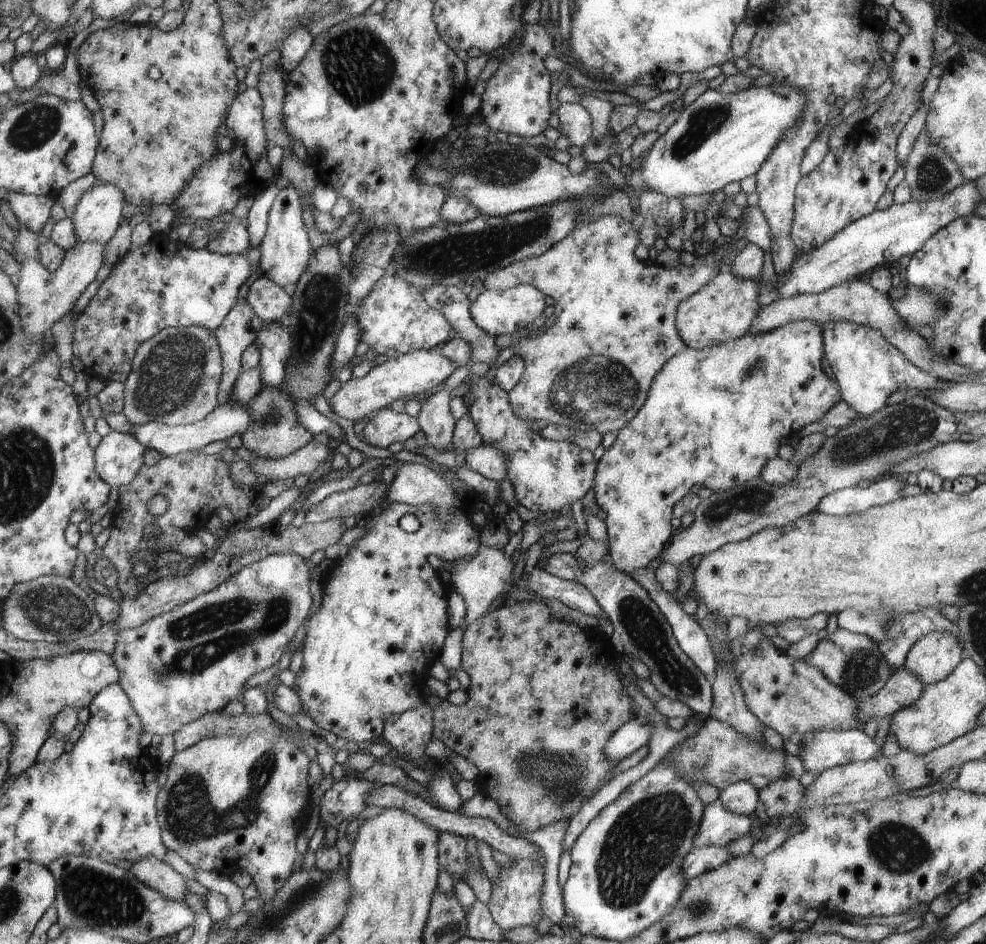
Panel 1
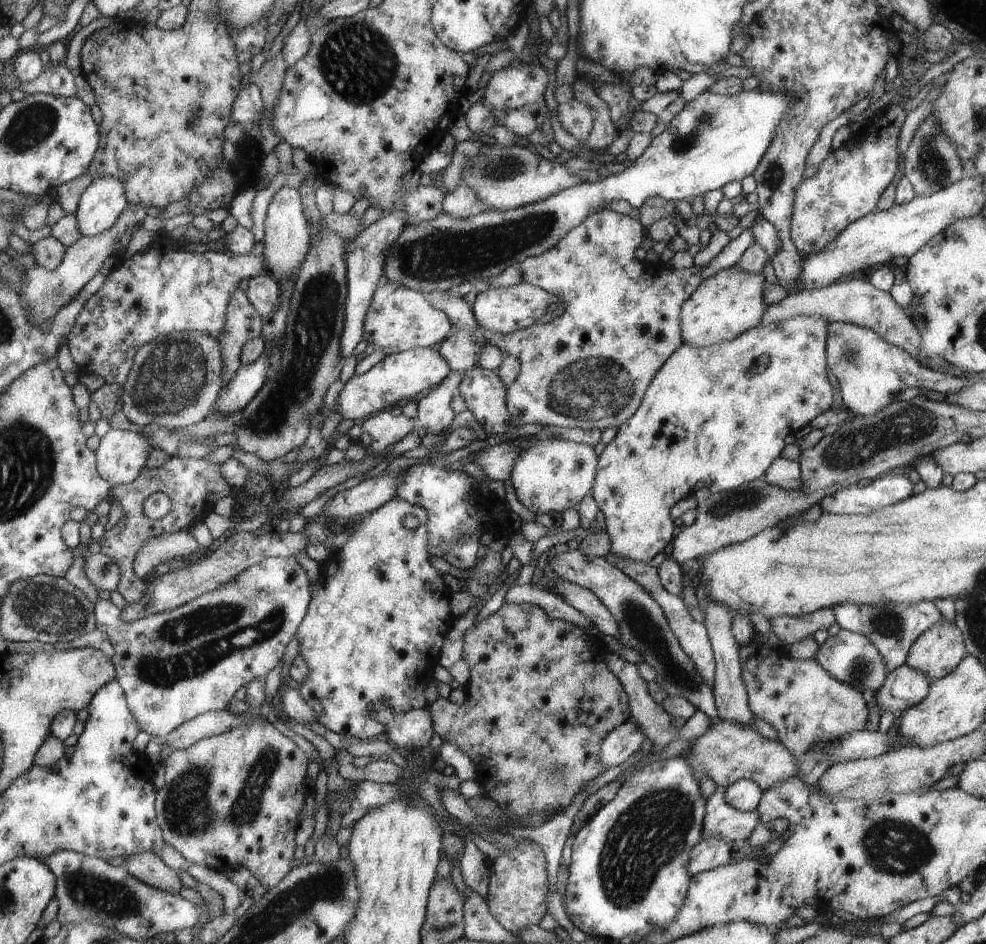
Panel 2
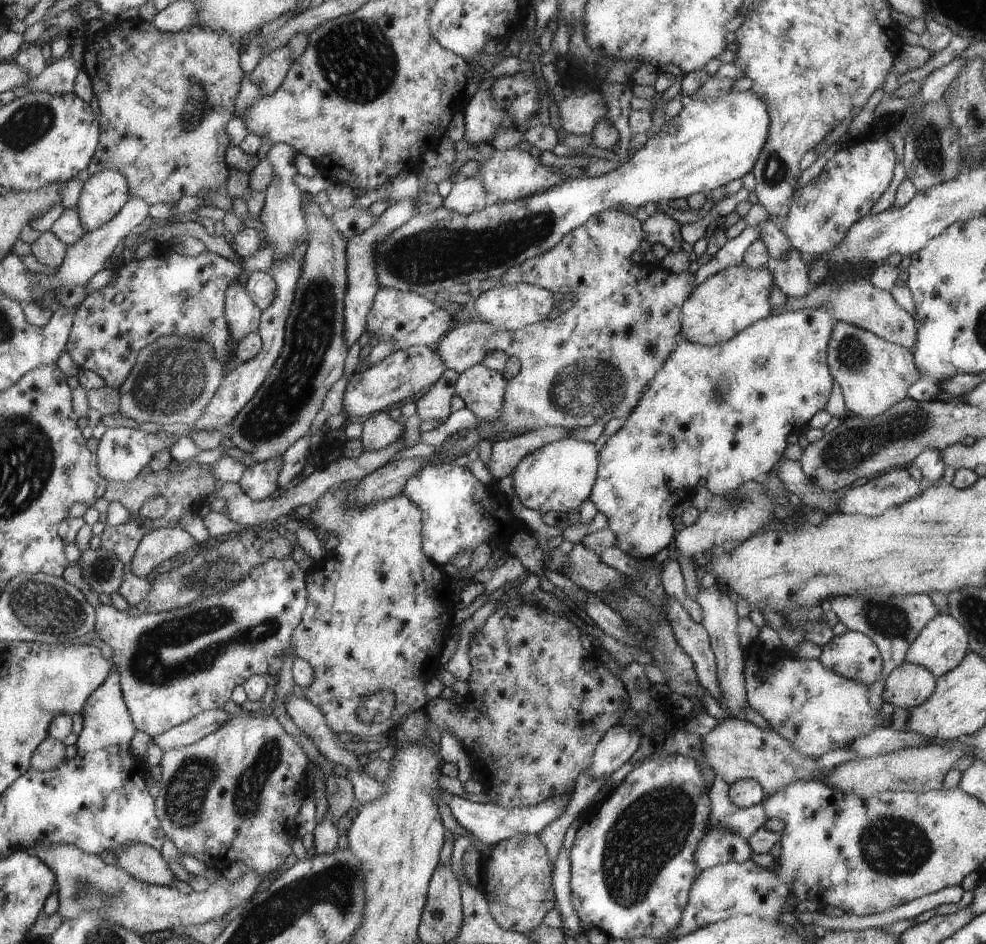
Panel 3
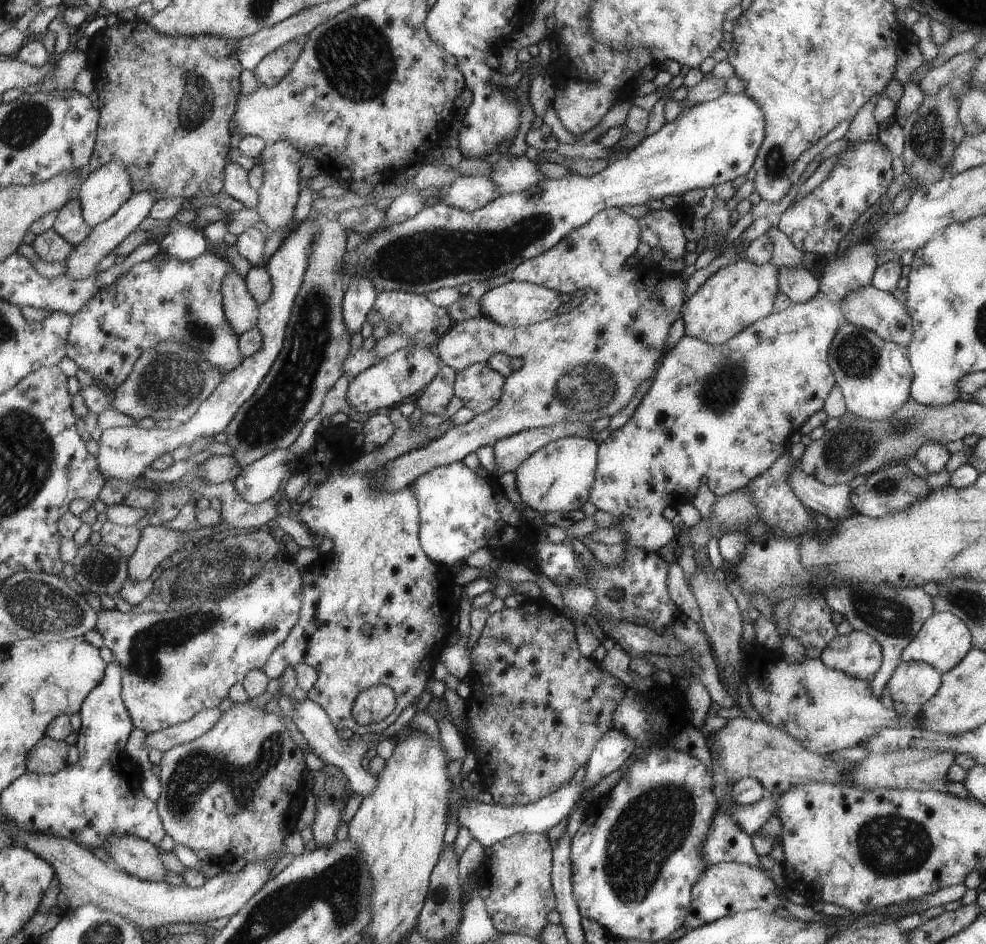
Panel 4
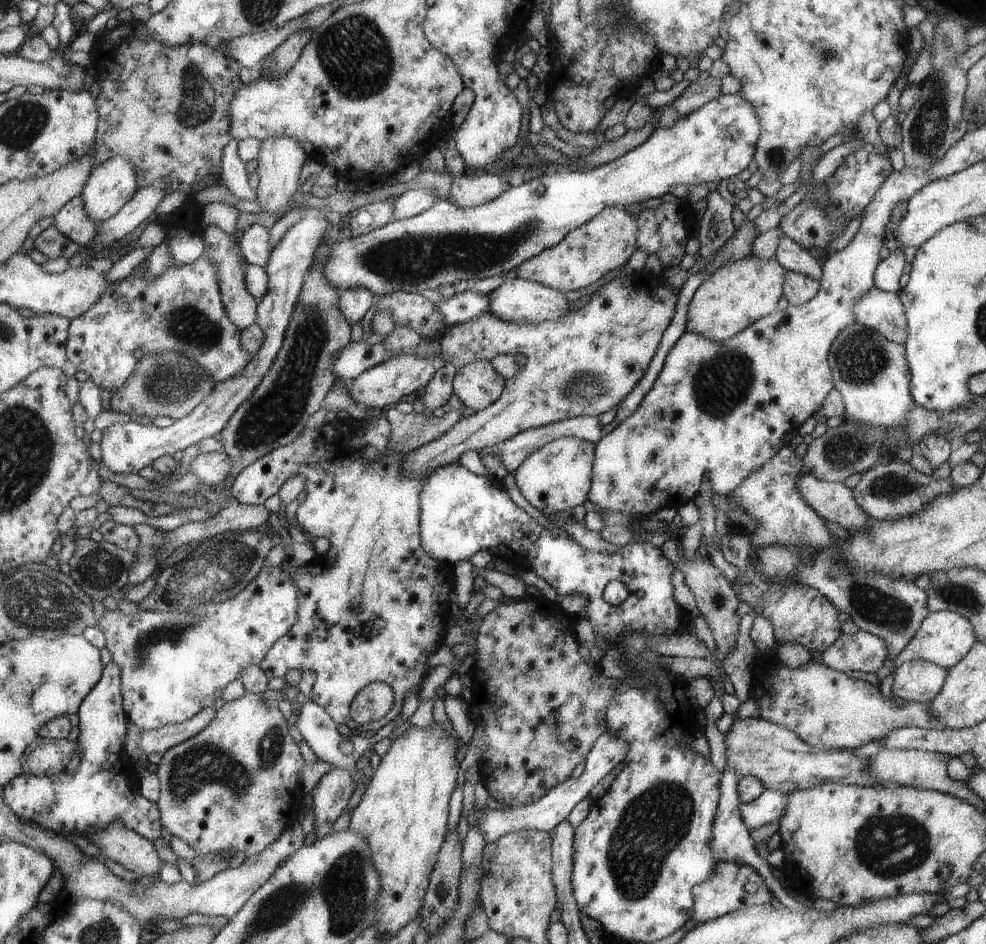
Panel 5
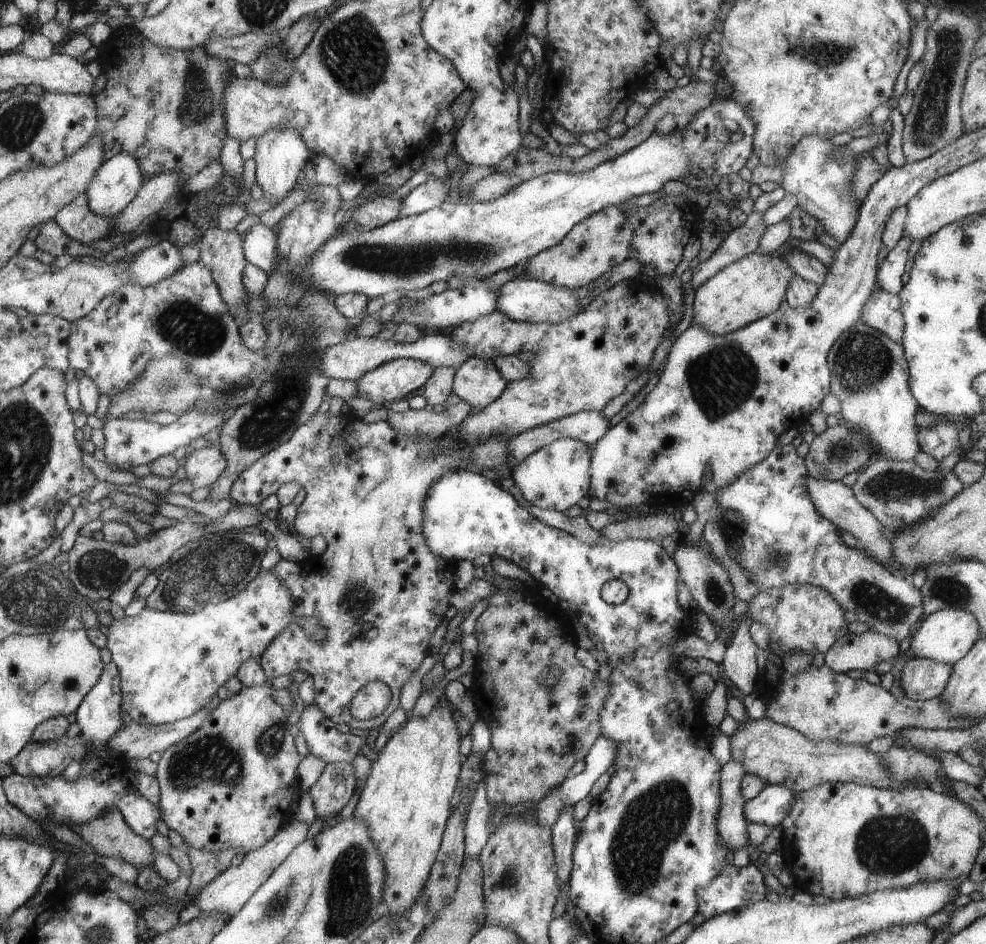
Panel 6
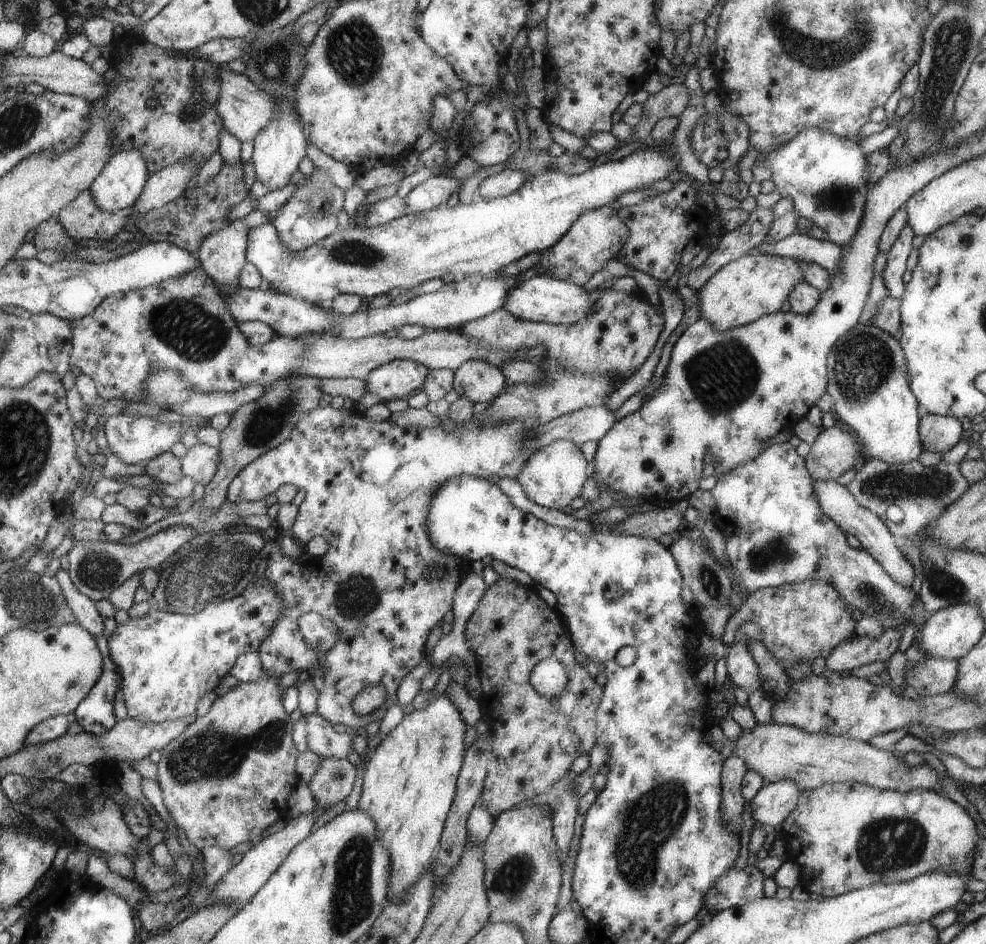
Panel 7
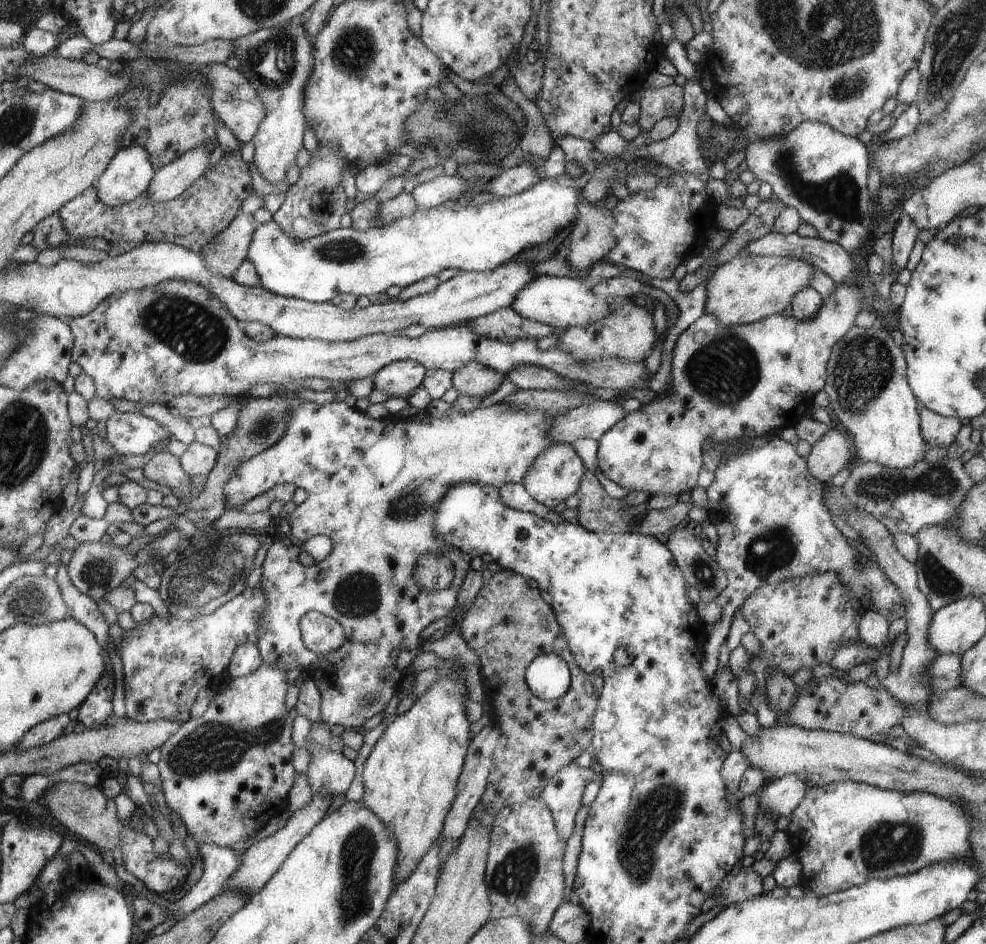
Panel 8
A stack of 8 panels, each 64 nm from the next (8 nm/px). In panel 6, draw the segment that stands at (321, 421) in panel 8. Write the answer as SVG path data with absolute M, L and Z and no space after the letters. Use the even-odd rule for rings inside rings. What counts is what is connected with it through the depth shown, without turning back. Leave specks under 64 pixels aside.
M328 412L324 414L318 414L318 416L313 415L313 418L309 420L308 423L303 424L300 428L297 428L294 436L292 439L288 440L288 442L282 443L280 447L276 447L273 451L268 452L268 454L265 454L262 456L261 459L258 459L256 463L253 465L250 465L248 468L246 468L245 471L241 472L241 476L236 480L236 482L232 486L232 490L230 491L229 499L232 500L232 502L237 503L238 505L254 505L255 507L260 507L261 502L264 502L264 499L268 498L271 494L276 494L278 488L280 488L280 485L289 483L289 482L297 482L302 488L305 488L306 496L303 500L303 502L300 504L300 506L297 508L297 517L295 518L294 522L292 522L292 525L290 526L289 530L296 534L299 538L305 541L307 543L312 537L322 537L327 542L326 550L321 555L312 555L310 558L306 559L305 561L299 562L290 562L284 559L281 559L278 564L275 565L275 567L272 569L282 580L284 584L291 590L291 593L293 594L293 599L295 600L295 608L294 608L294 614L295 617L306 617L306 618L315 618L321 627L325 630L325 637L323 639L317 639L312 638L310 635L307 635L307 632L303 629L302 625L294 624L293 626L290 626L286 628L280 635L277 636L276 639L273 640L272 643L270 643L269 648L266 650L266 652L263 653L261 656L259 663L263 666L264 672L266 673L266 676L269 678L269 681L272 681L273 678L276 678L277 676L284 676L284 674L291 675L293 672L296 672L296 670L301 670L302 672L306 672L306 674L309 674L312 677L313 680L313 687L315 690L315 699L314 704L330 719L335 722L335 724L342 723L348 724L349 728L358 728L358 730L374 730L374 728L379 728L386 722L386 718L398 708L398 698L400 698L400 690L402 690L402 686L410 680L410 676L416 672L416 668L420 666L420 662L426 658L426 654L428 654L428 648L430 648L430 638L434 636L434 630L438 628L438 624L442 622L442 618L444 618L444 610L448 610L448 608L451 608L451 602L450 597L451 594L456 590L455 583L454 583L454 575L452 573L452 570L455 566L454 563L451 563L447 561L446 559L443 559L442 557L436 556L433 552L429 551L429 547L426 544L425 535L422 532L422 521L423 516L425 514L424 511L424 504L425 504L425 494L428 492L430 485L433 485L433 482L436 479L439 479L442 475L445 475L446 471L453 471L454 469L462 470L462 469L468 469L469 471L479 471L482 470L482 468L485 468L486 470L495 470L497 471L501 466L508 467L509 470L512 470L514 467L510 467L507 464L507 460L509 459L509 439L506 439L505 437L497 437L496 439L490 439L485 441L484 443L480 443L479 445L476 445L472 448L472 453L470 456L470 461L464 461L461 456L461 450L462 448L458 448L456 451L450 451L447 447L443 446L444 440L442 438L431 440L431 441L415 441L412 437L405 437L404 435L398 434L388 423L387 421L379 421L376 423L364 423L362 422L362 419L351 416L350 414L344 415L340 414L338 416L331 417L328 416ZM373 681L382 681L388 688L391 690L391 701L390 704L386 707L386 710L378 717L374 717L373 719L368 719L367 721L359 721L356 720L352 713L350 712L350 705L353 700L353 696L361 690L362 687L365 686L365 684L368 684L369 682Z

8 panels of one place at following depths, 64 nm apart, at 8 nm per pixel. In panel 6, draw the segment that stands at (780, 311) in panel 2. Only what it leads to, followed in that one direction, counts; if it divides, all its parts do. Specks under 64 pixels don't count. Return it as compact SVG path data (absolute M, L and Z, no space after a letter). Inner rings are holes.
M882 290L873 292L861 310L860 320L874 330L886 333L890 340L901 342L905 322L901 311L901 300L897 294Z

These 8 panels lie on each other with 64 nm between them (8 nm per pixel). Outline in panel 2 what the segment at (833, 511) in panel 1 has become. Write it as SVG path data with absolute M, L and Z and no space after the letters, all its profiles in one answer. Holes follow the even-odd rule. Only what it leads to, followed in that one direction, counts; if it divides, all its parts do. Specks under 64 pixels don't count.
M907 470L890 471L866 487L846 487L822 499L820 506L824 513L833 515L870 514L912 495L914 486L908 479Z

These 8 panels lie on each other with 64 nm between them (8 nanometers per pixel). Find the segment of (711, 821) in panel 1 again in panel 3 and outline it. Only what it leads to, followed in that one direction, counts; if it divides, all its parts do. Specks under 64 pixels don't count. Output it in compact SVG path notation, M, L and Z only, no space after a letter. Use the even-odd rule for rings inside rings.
M716 776L709 792L710 805L713 808L709 828L716 828L718 824L742 836L744 840L749 840L749 837L767 822L766 810L762 802L749 808L740 808L730 800L728 792L729 785Z

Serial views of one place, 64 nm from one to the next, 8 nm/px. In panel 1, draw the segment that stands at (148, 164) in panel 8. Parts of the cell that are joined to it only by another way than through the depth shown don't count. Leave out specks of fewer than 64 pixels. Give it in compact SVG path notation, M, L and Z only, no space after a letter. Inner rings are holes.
M112 183L89 188L78 201L71 219L78 242L108 244L123 219L125 193Z

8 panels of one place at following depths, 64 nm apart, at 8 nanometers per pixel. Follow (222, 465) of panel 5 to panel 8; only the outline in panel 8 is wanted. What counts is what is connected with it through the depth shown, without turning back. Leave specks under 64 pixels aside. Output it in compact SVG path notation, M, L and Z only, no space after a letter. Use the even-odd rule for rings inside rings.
M194 440L188 444L188 448L179 458L179 461L189 477L201 476L206 478L217 463L218 455L218 449Z

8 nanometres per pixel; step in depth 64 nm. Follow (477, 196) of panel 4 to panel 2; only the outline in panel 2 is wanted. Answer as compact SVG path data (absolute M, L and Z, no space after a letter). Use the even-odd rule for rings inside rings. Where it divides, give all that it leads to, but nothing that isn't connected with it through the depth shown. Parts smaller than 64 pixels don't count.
M463 181L460 182L456 190L447 193L444 200L442 213L446 213L454 218L470 218L479 212L486 210L481 200L478 200L474 189Z

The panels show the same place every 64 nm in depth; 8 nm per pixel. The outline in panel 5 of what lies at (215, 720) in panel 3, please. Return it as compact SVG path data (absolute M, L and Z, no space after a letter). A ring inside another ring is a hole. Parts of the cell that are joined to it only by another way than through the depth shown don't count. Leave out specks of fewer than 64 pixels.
M205 708L197 715L185 720L184 723L164 725L156 730L143 730L140 734L138 747L147 756L151 752L162 754L169 748L200 734L204 727L207 727L215 719L217 712L215 708Z

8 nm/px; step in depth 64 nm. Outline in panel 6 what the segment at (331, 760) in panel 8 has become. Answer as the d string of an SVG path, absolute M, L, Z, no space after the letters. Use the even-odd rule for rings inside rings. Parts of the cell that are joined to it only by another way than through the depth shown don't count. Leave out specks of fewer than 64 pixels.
M327 763L318 782L308 791L315 808L316 817L326 820L339 814L350 802L356 790L352 764Z

